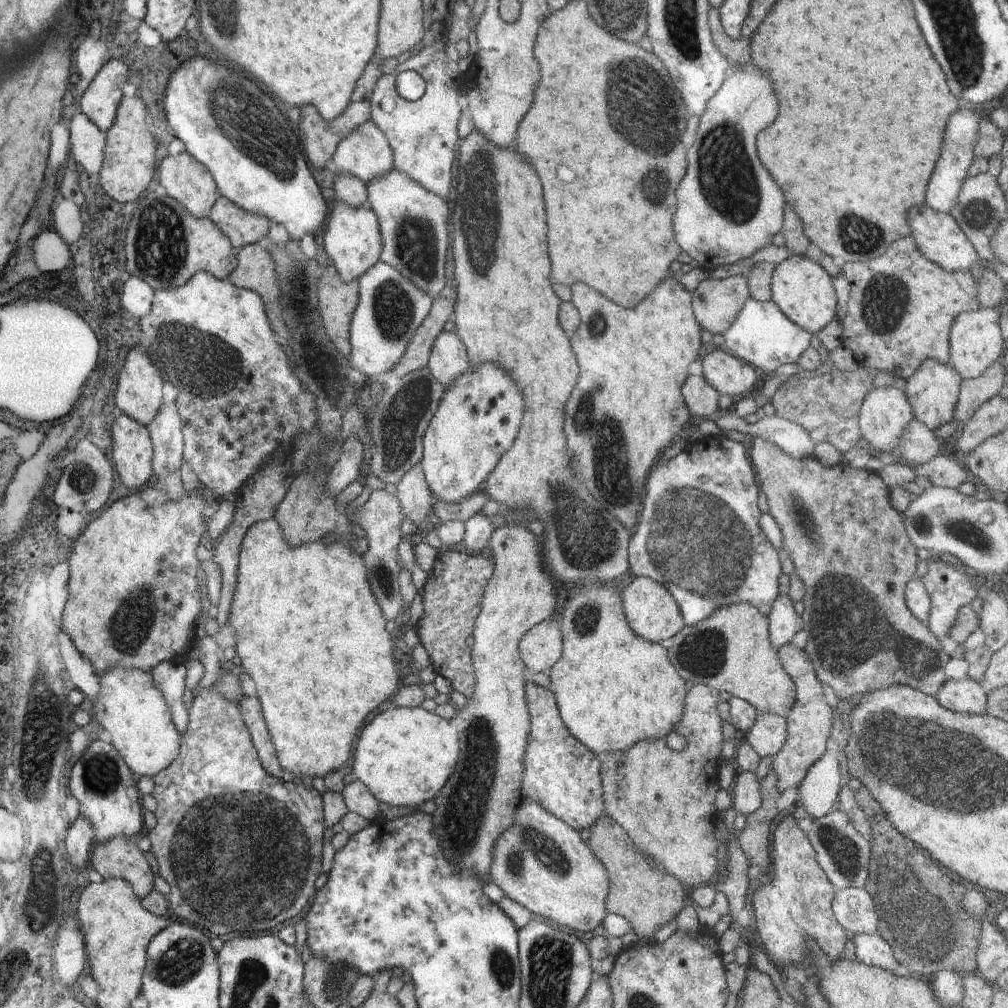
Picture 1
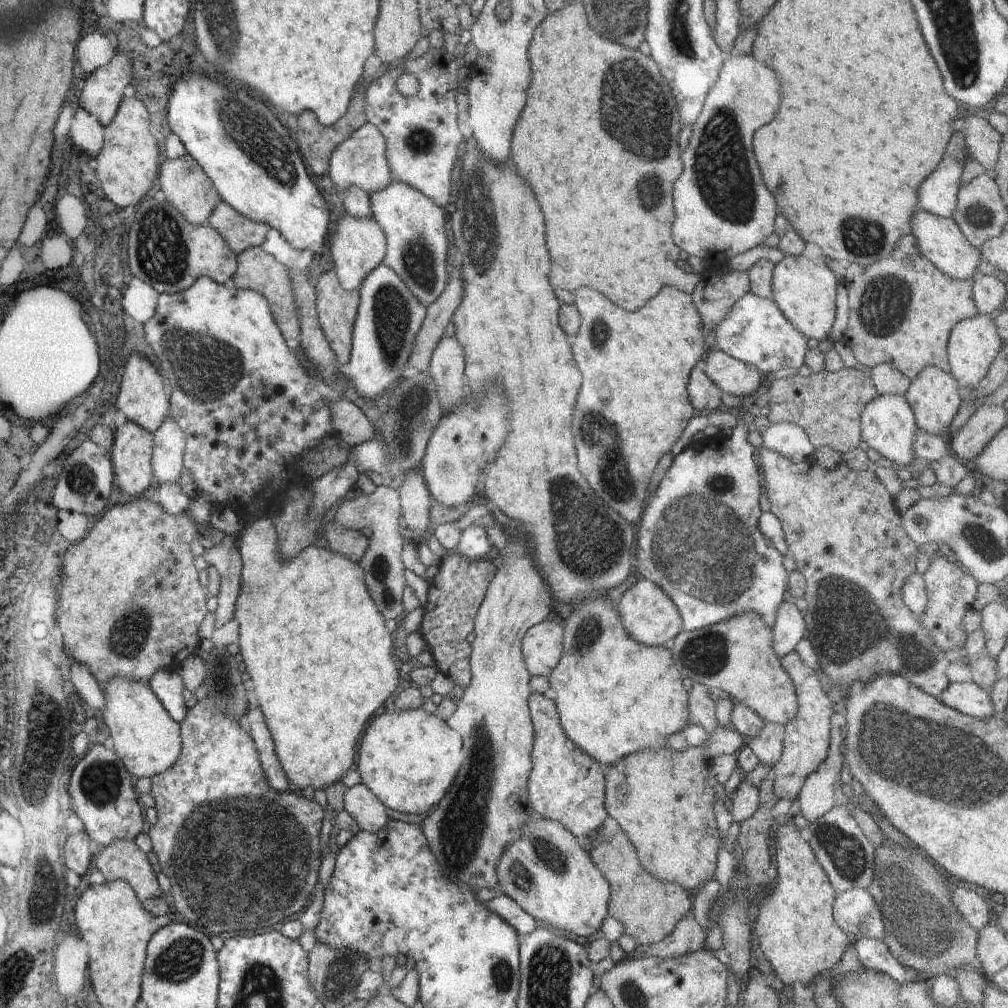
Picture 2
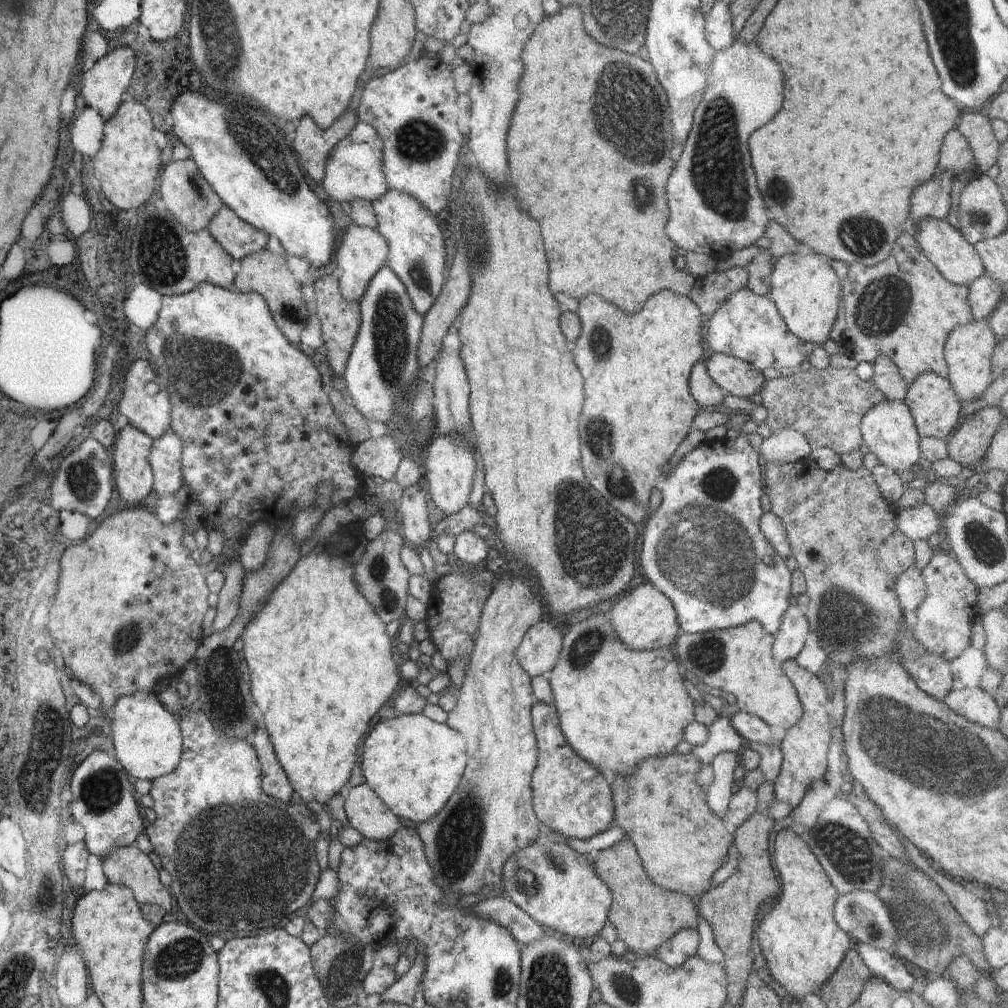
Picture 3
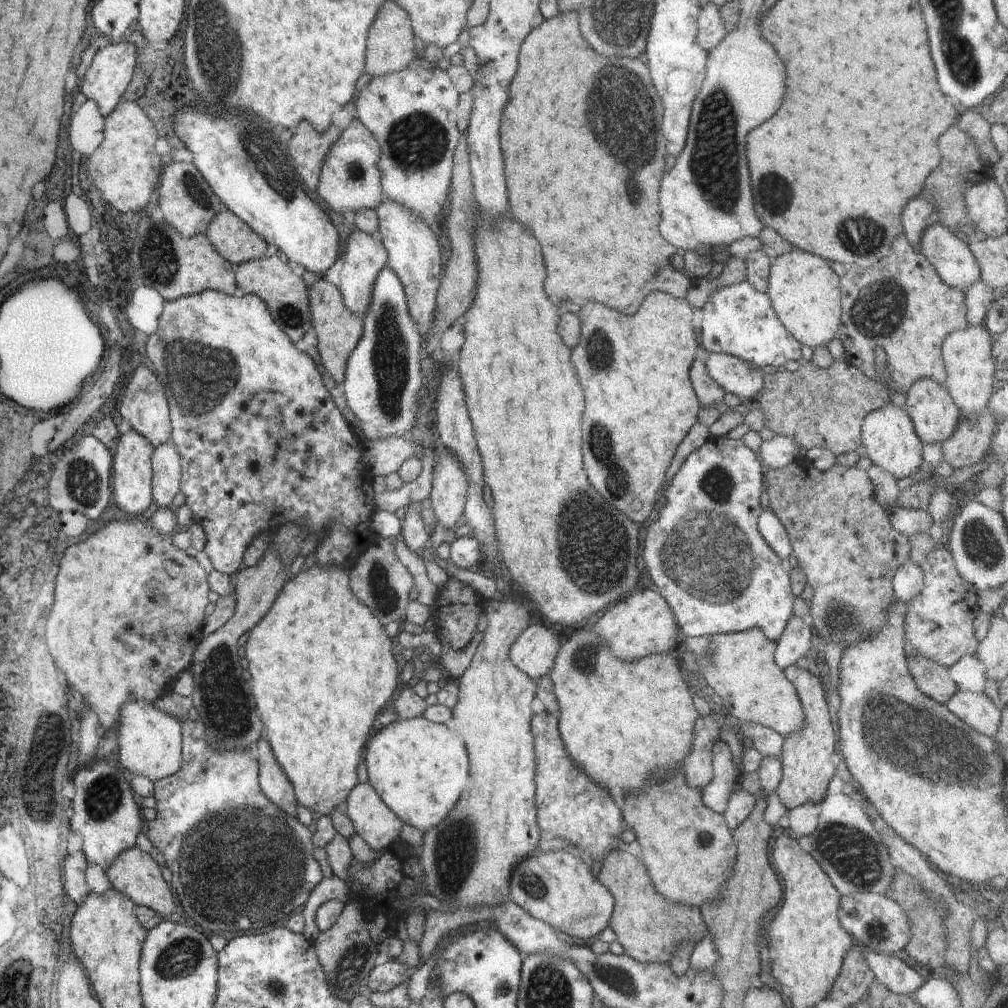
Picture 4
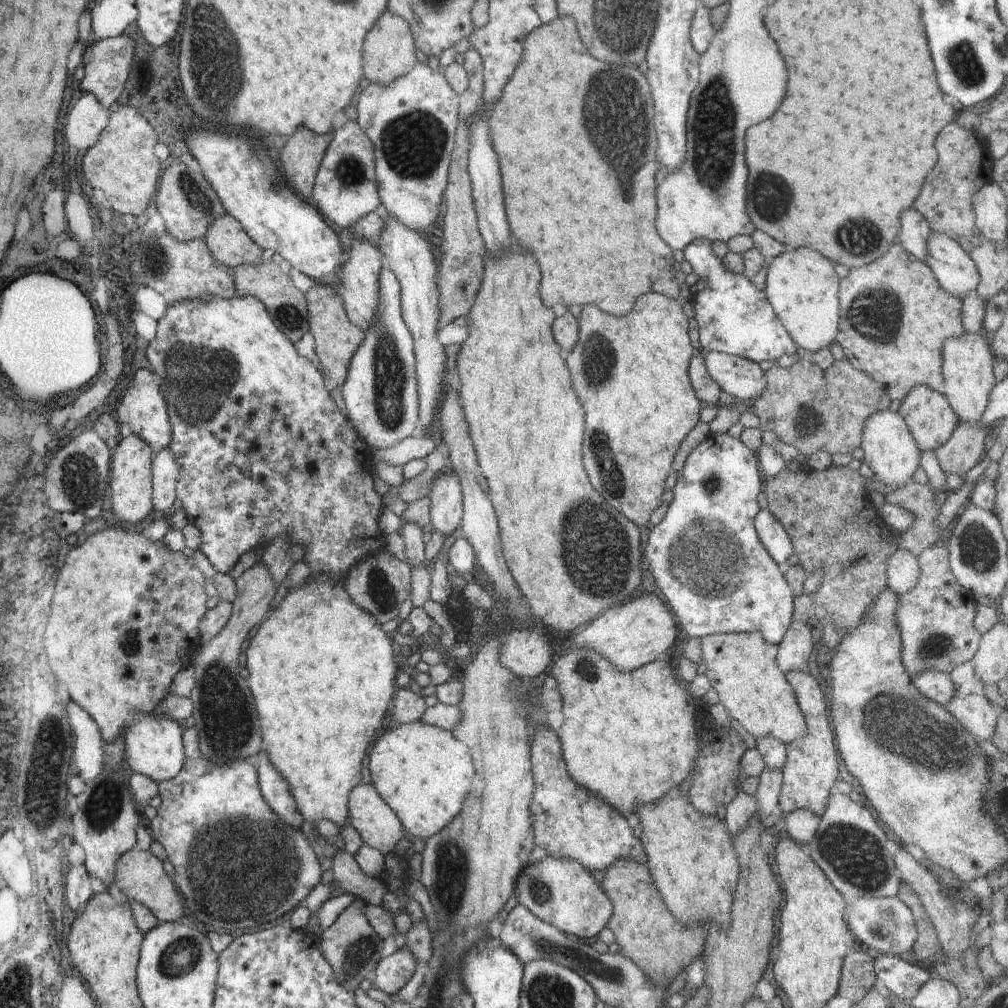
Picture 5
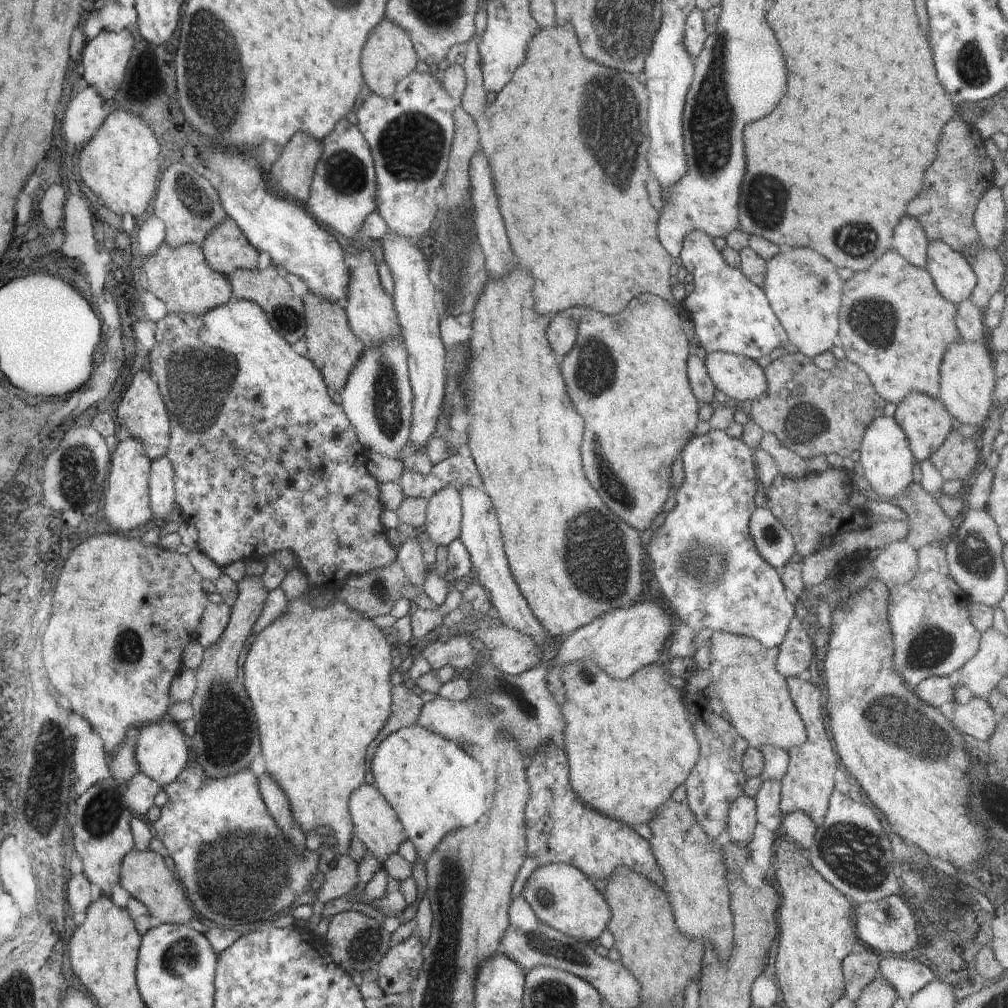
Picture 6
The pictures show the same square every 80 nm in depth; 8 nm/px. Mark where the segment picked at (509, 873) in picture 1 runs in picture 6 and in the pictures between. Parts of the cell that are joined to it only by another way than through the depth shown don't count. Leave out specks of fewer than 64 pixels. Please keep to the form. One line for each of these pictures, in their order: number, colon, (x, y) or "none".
2: (546, 872)
3: (557, 886)
4: (558, 888)
5: (559, 891)
6: (561, 896)

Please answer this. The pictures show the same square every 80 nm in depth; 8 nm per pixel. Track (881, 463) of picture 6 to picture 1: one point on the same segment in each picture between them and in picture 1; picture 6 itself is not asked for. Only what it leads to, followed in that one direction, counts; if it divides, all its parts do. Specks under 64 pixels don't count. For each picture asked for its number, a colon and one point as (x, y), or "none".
1: (885, 413)
2: (888, 426)
3: (888, 429)
4: (888, 435)
5: (890, 452)

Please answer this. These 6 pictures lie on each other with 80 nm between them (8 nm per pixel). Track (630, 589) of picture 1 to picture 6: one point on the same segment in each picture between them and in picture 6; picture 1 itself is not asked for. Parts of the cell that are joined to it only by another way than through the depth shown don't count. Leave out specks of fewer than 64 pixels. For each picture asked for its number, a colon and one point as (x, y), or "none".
2: (646, 613)
3: (644, 619)
4: (642, 624)
5: (631, 635)
6: (621, 642)

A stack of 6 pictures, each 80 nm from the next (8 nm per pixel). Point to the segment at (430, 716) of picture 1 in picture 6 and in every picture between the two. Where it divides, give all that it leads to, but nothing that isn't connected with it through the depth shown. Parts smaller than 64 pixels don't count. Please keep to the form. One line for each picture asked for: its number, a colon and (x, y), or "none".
2: (408, 759)
3: (413, 763)
4: (418, 768)
5: (423, 773)
6: (434, 786)

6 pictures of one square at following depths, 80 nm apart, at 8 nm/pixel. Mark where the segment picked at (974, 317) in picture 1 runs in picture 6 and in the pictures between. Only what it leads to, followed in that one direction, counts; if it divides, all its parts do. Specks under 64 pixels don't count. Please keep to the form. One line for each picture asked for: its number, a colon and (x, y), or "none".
2: (973, 344)
3: (969, 349)
4: (970, 369)
5: (968, 362)
6: (967, 380)

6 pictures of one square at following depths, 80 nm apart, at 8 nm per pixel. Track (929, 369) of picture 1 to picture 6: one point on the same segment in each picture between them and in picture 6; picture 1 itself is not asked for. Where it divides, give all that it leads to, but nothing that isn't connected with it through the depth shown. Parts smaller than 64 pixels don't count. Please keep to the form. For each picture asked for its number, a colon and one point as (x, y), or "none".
2: (934, 397)
3: (936, 409)
4: (934, 416)
5: (931, 421)
6: (924, 420)

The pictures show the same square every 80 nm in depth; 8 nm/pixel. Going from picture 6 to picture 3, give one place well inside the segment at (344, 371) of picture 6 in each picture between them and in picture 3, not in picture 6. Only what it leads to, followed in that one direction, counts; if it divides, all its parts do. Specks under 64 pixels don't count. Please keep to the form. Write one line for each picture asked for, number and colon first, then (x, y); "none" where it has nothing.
3: (339, 319)
4: (338, 330)
5: (336, 339)

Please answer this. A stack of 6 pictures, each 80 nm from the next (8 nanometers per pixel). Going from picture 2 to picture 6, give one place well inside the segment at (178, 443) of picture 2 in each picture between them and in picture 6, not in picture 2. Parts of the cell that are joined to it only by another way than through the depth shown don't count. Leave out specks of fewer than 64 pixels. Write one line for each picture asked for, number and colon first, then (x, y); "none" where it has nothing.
3: (165, 458)
4: (165, 459)
5: (165, 472)
6: (161, 484)

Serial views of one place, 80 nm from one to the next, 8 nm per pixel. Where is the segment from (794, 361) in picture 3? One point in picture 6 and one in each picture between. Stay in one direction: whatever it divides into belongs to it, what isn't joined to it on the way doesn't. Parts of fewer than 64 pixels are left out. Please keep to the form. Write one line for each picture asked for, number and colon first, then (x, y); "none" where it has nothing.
4: (737, 319)
5: (734, 317)
6: (730, 314)

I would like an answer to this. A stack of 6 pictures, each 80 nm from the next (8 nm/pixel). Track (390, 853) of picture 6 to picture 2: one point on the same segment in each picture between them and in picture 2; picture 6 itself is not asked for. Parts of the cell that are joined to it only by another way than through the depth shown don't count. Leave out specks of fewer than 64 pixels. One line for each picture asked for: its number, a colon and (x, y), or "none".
2: (367, 811)
3: (365, 811)
4: (379, 827)
5: (379, 827)

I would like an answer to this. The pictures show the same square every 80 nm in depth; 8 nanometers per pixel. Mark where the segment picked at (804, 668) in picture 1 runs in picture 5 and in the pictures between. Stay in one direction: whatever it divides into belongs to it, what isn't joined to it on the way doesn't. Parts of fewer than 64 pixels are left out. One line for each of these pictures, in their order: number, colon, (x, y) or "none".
2: (806, 740)
3: (804, 748)
4: (807, 767)
5: (811, 770)

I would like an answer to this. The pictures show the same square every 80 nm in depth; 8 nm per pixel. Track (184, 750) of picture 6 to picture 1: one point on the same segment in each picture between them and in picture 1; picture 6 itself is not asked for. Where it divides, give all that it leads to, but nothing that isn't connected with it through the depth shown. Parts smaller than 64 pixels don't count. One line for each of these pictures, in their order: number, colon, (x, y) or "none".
1: (131, 707)
2: (148, 742)
3: (147, 738)
4: (149, 741)
5: (154, 747)

